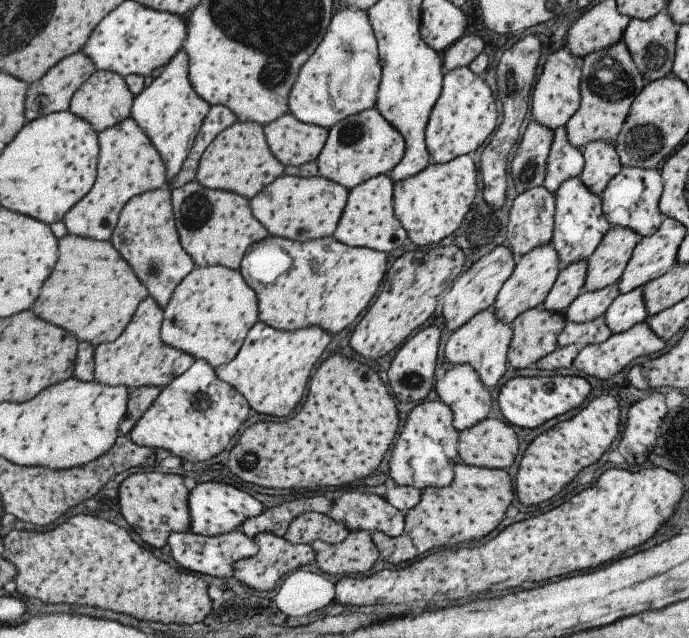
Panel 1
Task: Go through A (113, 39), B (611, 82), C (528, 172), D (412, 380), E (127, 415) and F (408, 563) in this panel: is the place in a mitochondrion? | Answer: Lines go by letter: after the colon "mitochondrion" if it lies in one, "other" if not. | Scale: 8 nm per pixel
A: other
B: mitochondrion
C: mitochondrion
D: mitochondrion
E: other
F: other

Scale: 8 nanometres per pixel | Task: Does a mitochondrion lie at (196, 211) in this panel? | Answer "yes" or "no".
yes

